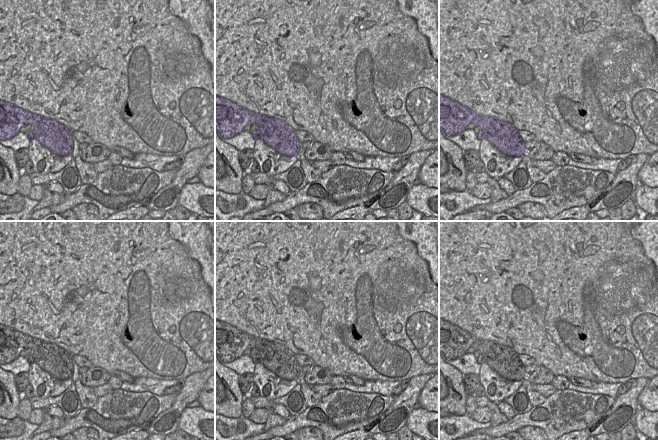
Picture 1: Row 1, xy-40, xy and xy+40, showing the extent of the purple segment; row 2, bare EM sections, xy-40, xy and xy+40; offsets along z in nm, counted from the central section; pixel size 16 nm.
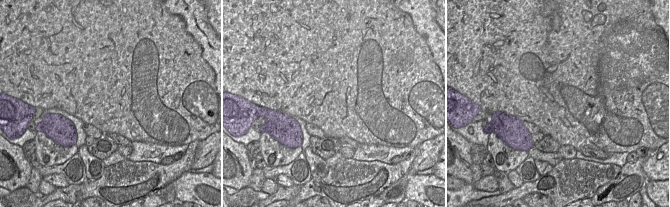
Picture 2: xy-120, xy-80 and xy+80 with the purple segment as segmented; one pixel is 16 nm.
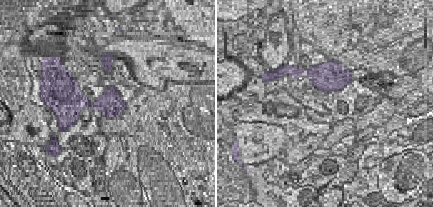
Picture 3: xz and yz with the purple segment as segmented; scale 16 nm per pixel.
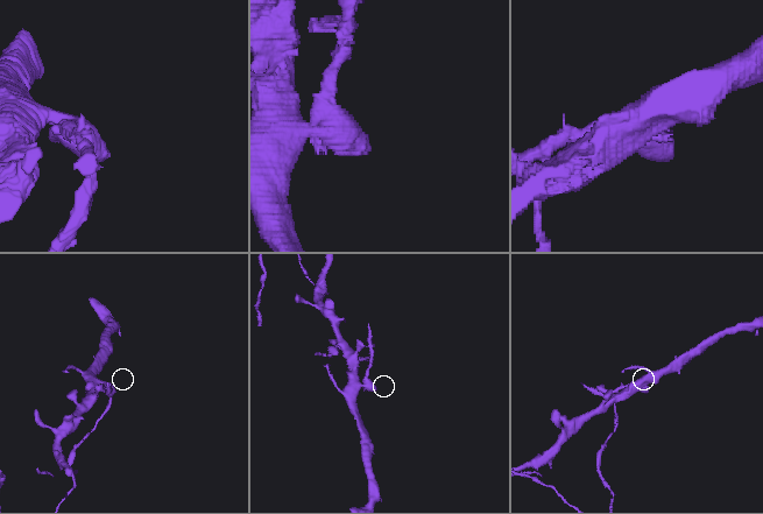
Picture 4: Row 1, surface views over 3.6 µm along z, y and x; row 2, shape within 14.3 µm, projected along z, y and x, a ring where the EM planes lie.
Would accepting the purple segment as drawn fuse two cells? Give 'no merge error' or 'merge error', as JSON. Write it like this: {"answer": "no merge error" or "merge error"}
{"answer": "merge error"}

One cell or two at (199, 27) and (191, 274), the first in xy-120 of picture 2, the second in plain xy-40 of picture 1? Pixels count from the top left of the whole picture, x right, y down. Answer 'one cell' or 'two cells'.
two cells

